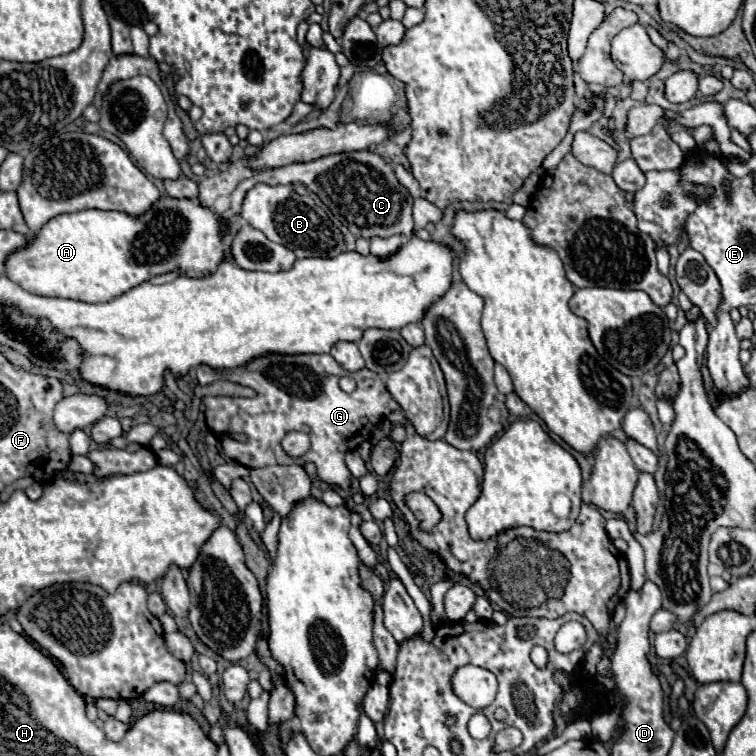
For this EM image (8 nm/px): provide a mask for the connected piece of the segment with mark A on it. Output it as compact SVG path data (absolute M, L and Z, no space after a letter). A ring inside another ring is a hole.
M160 197L152 209L134 219L120 211L98 211L86 209L78 213L66 213L50 219L30 241L20 247L20 251L12 251L6 265L6 277L26 291L44 297L64 297L84 303L104 303L110 301L132 287L150 281L154 275L168 273L172 269L180 269L188 277L204 277L216 271L218 263L230 257L230 243L234 233L220 231L220 219L206 207L202 207L196 199L172 199Z

